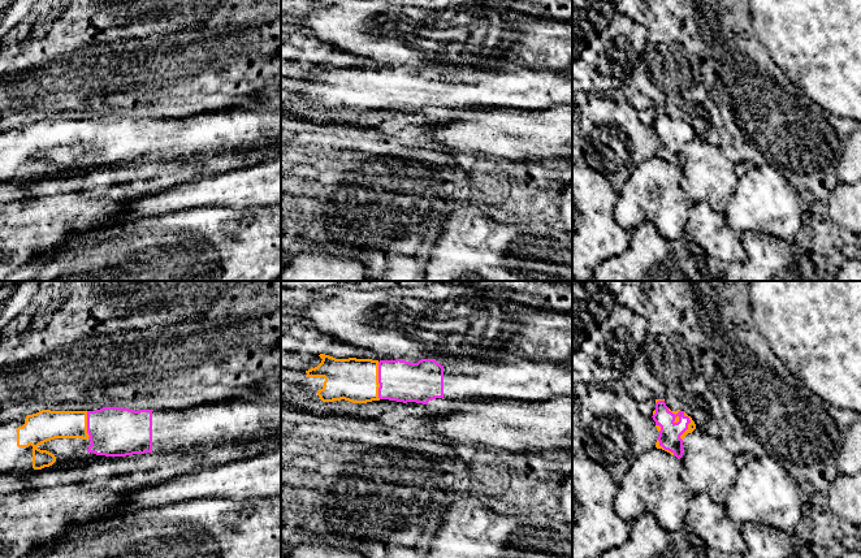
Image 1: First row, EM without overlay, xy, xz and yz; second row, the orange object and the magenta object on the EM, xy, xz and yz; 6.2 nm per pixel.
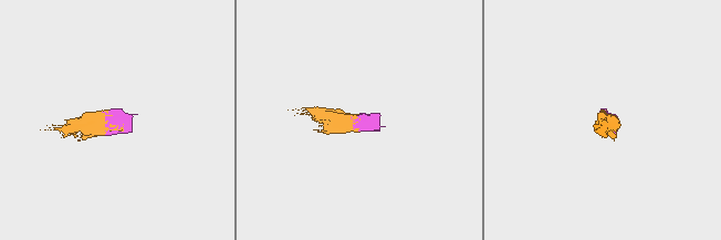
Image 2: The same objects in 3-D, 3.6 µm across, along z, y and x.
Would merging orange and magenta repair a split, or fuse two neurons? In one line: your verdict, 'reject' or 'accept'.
accept

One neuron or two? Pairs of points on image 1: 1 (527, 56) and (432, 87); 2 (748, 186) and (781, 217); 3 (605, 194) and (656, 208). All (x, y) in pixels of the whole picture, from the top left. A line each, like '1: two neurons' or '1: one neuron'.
1: two neurons
2: one neuron
3: two neurons

